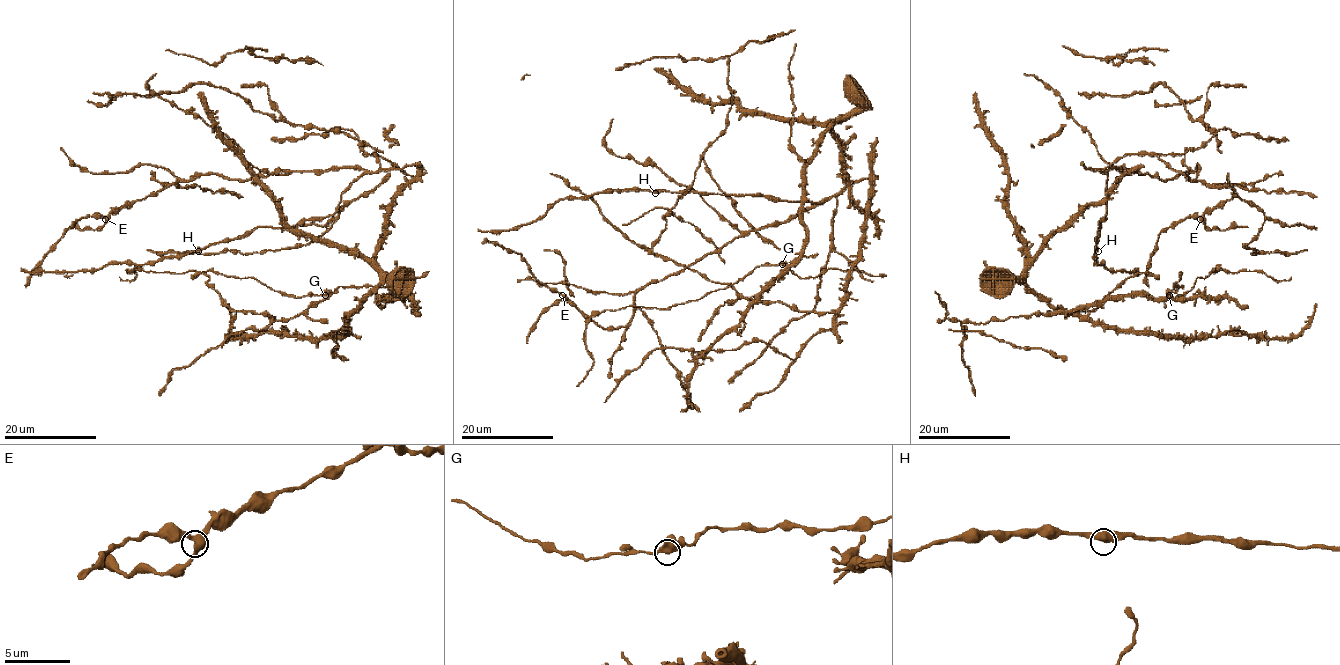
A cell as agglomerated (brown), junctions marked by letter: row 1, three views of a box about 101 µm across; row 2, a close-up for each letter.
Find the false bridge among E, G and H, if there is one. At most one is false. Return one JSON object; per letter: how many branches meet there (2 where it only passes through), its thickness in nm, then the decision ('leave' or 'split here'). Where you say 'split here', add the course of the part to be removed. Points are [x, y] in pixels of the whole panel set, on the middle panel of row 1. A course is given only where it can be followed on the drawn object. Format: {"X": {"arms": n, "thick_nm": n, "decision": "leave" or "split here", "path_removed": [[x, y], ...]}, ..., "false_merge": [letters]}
{"E": {"arms": 2, "thick_nm": 500, "decision": "leave"}, "G": {"arms": 2, "thick_nm": 480, "decision": "leave"}, "H": {"arms": 2, "thick_nm": 550, "decision": "leave"}, "false_merge": []}

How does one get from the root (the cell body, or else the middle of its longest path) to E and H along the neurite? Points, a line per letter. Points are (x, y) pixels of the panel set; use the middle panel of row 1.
E: (831, 313), (812, 311), (834, 196), (649, 282), (624, 327), (596, 325), (562, 295)
H: (831, 313), (812, 311), (829, 252), (836, 208), (834, 196), (804, 202), (757, 195), (655, 193)

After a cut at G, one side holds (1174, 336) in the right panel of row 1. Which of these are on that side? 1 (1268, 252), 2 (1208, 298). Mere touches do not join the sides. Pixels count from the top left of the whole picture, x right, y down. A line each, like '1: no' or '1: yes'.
1: yes
2: yes

